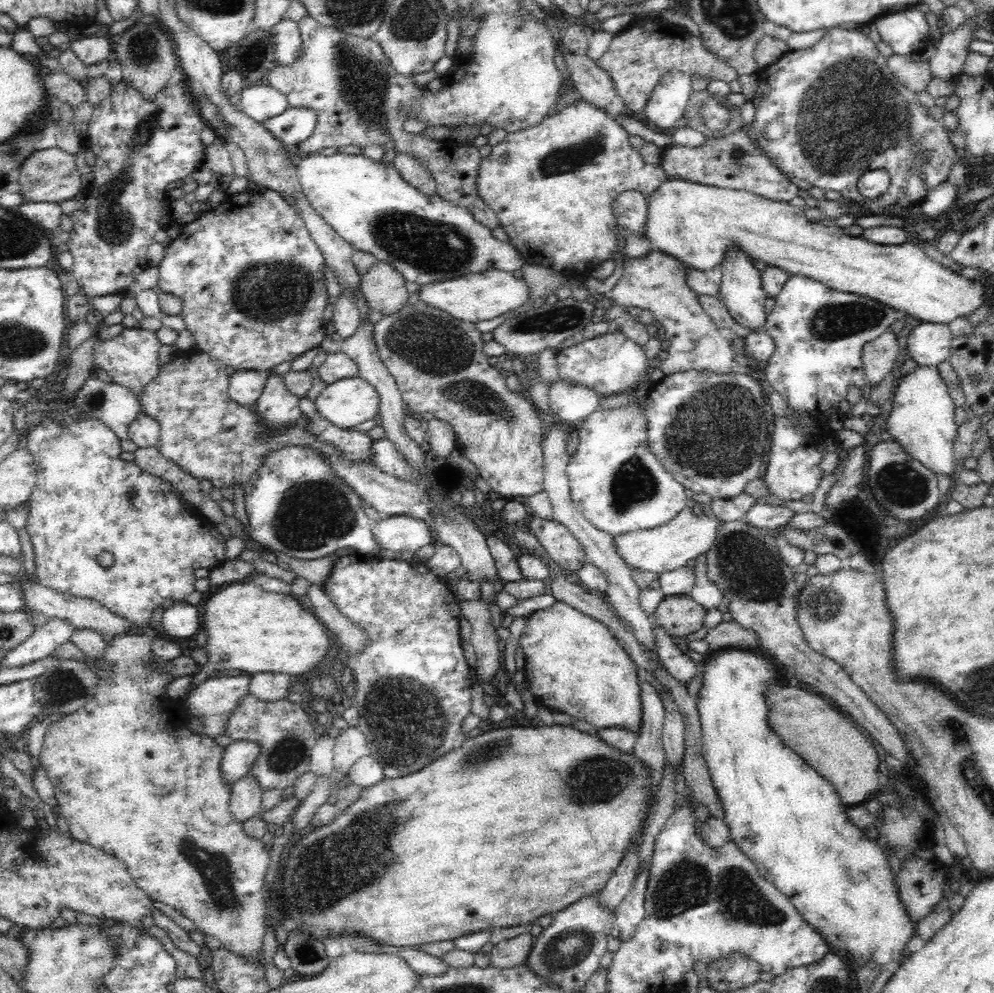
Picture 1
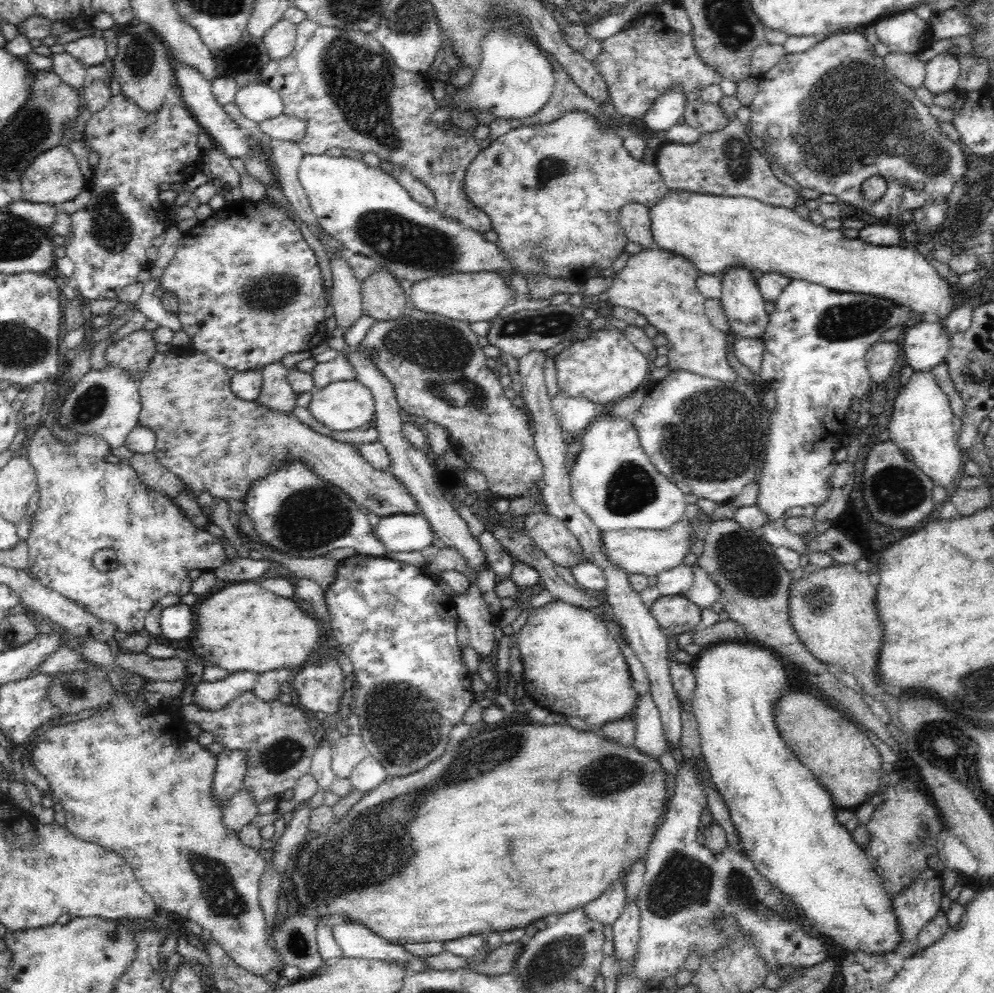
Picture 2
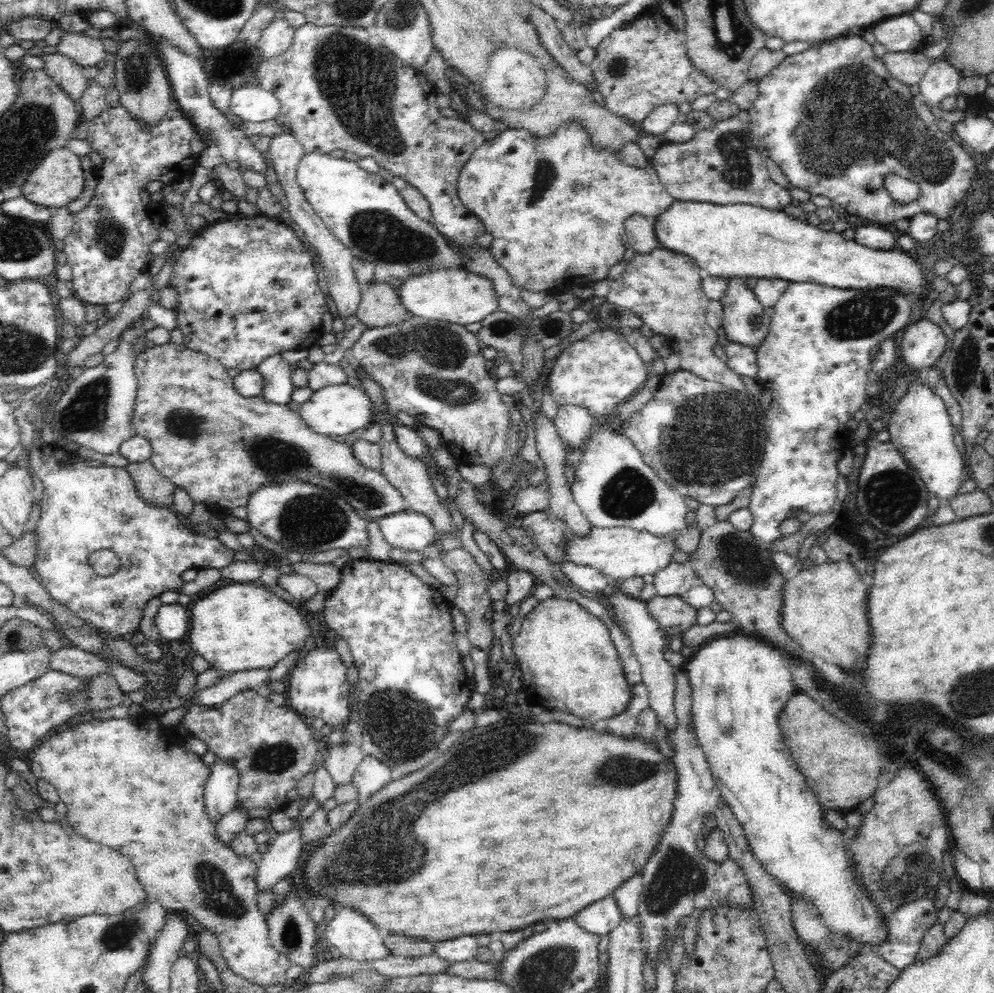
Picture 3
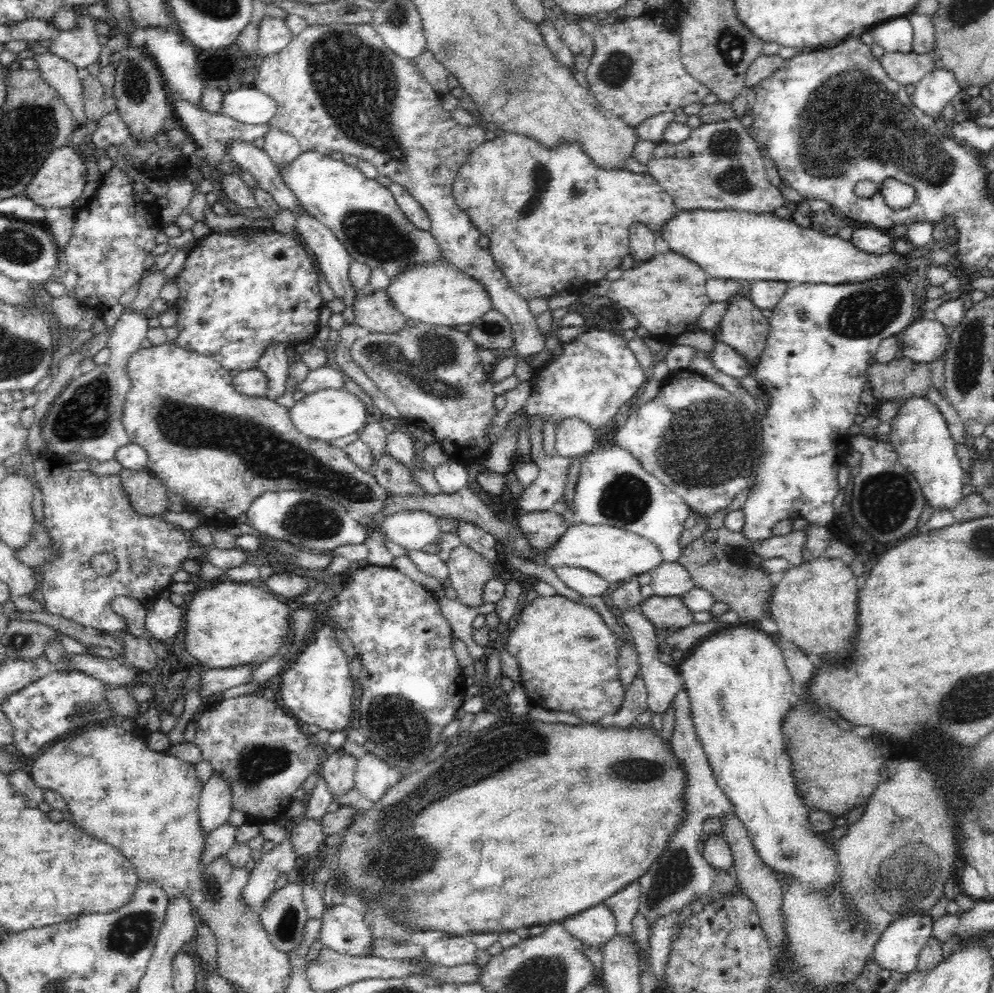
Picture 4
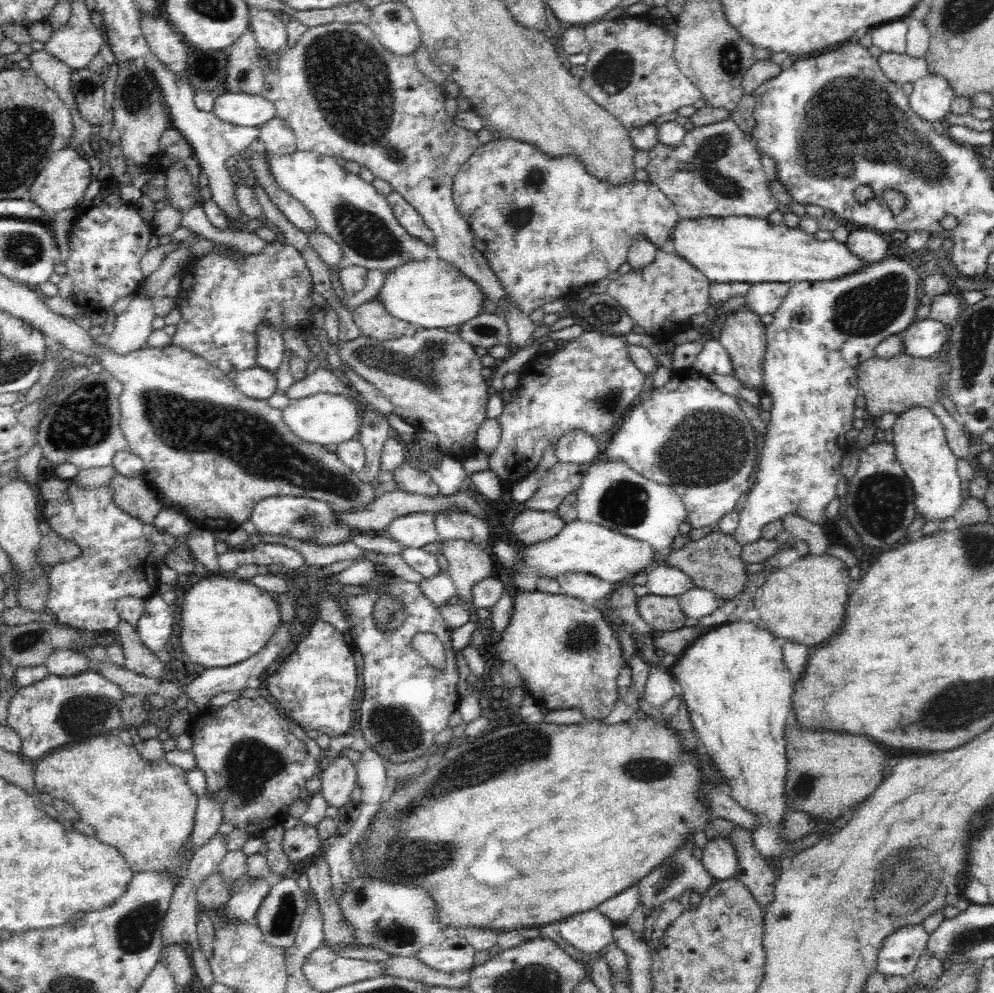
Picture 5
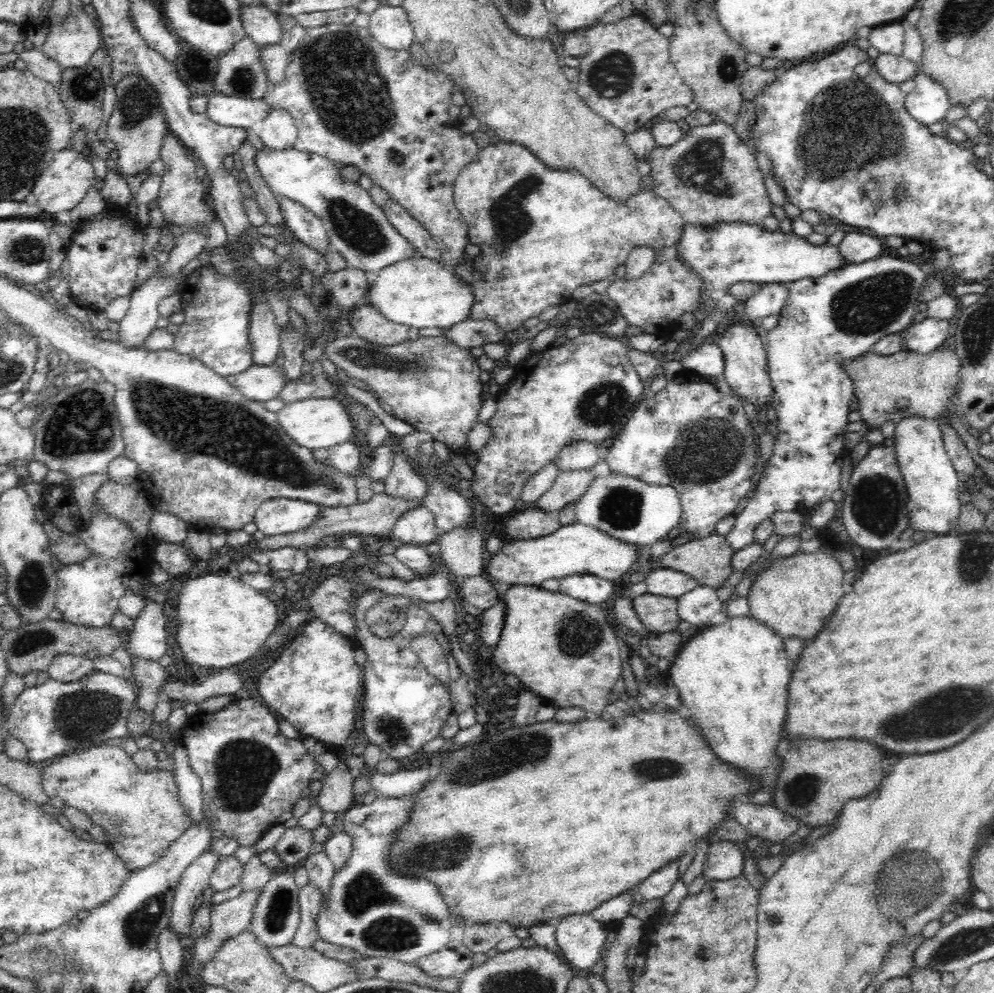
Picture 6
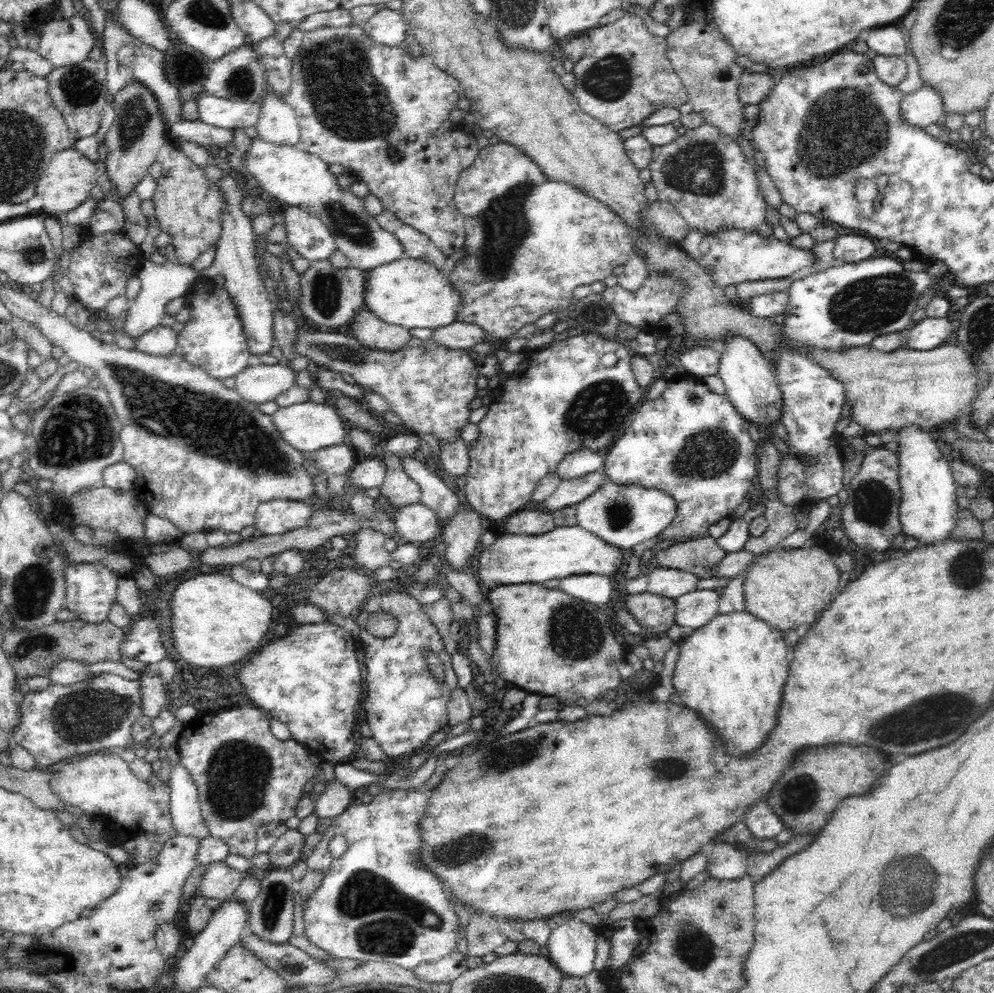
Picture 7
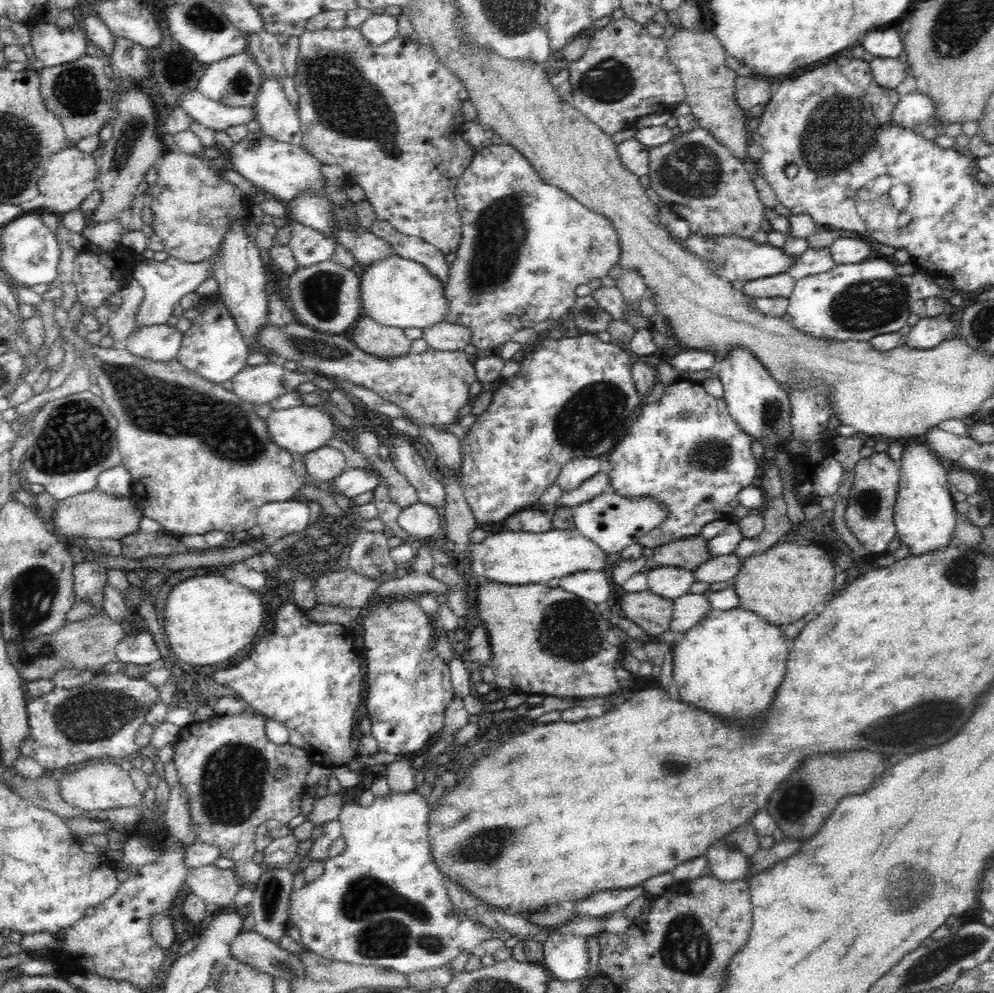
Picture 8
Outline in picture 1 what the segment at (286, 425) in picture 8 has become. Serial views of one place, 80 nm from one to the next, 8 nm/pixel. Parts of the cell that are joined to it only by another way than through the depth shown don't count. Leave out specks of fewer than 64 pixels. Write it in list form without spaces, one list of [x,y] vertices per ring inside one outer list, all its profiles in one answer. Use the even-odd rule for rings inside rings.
[[[344,378],[327,385],[314,405],[324,421],[338,428],[359,428],[377,421],[380,397],[364,379]]]

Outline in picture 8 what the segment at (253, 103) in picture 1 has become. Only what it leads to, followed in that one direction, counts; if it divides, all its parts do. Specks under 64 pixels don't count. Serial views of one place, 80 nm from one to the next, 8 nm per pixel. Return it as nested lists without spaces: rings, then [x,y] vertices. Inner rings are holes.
[[[200,91],[183,94],[178,104],[188,116],[215,131],[226,130],[236,125],[247,125],[256,116],[254,106],[226,106],[206,98]]]

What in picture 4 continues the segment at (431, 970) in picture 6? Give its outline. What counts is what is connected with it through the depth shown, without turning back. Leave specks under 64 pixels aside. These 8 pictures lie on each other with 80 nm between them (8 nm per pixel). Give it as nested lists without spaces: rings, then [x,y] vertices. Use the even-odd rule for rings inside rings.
[[[470,935],[444,936],[441,941],[426,946],[423,958],[438,966],[460,966],[474,963],[476,950],[478,947]]]

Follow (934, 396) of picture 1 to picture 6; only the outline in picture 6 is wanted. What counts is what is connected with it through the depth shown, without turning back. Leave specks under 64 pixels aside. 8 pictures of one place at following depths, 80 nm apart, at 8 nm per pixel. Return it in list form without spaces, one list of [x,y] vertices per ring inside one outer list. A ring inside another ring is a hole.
[[[911,417],[895,424],[897,461],[908,493],[908,526],[928,536],[948,534],[957,524],[961,507],[958,499],[964,487],[944,447],[938,421]]]

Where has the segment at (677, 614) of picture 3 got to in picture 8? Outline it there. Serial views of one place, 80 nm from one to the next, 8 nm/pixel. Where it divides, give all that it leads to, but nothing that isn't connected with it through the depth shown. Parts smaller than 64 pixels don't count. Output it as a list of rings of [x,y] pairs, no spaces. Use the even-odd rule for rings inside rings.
[[[650,591],[626,593],[620,600],[622,614],[648,634],[662,634],[669,629],[674,610],[673,600]]]

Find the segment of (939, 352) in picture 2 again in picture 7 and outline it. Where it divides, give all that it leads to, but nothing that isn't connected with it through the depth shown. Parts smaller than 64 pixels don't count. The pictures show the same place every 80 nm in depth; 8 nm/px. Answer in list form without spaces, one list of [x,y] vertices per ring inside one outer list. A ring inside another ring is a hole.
[[[924,318],[903,332],[904,346],[912,350],[932,350],[954,335],[956,323],[942,318]]]

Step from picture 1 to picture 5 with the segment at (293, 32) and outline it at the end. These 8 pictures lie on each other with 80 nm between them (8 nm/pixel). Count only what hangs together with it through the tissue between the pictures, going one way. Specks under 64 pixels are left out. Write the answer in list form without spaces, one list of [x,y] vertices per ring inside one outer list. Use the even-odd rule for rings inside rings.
[[[250,8],[248,27],[252,29],[262,53],[280,51],[286,47],[286,24],[275,12]]]

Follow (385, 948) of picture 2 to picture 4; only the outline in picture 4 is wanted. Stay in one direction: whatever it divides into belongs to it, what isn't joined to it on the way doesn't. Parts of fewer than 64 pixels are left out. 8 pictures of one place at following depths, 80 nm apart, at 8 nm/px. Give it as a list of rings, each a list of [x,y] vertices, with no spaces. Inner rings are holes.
[[[343,905],[325,906],[321,918],[321,943],[340,954],[368,957],[371,956],[373,945],[370,921],[364,920],[364,912],[345,909]]]

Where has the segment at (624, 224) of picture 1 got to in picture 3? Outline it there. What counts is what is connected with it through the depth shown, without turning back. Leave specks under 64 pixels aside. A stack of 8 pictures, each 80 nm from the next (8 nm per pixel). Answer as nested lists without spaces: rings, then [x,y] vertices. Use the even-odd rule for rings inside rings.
[[[634,214],[624,220],[624,228],[629,246],[632,246],[635,254],[650,254],[658,248],[658,237],[654,230],[654,221],[646,216]]]

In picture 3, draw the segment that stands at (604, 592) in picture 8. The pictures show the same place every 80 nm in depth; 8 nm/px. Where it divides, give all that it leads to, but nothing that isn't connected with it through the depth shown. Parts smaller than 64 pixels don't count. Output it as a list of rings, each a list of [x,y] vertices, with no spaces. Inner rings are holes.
[[[566,561],[558,562],[558,566],[569,582],[584,592],[607,592],[610,587],[609,578],[591,566]]]

